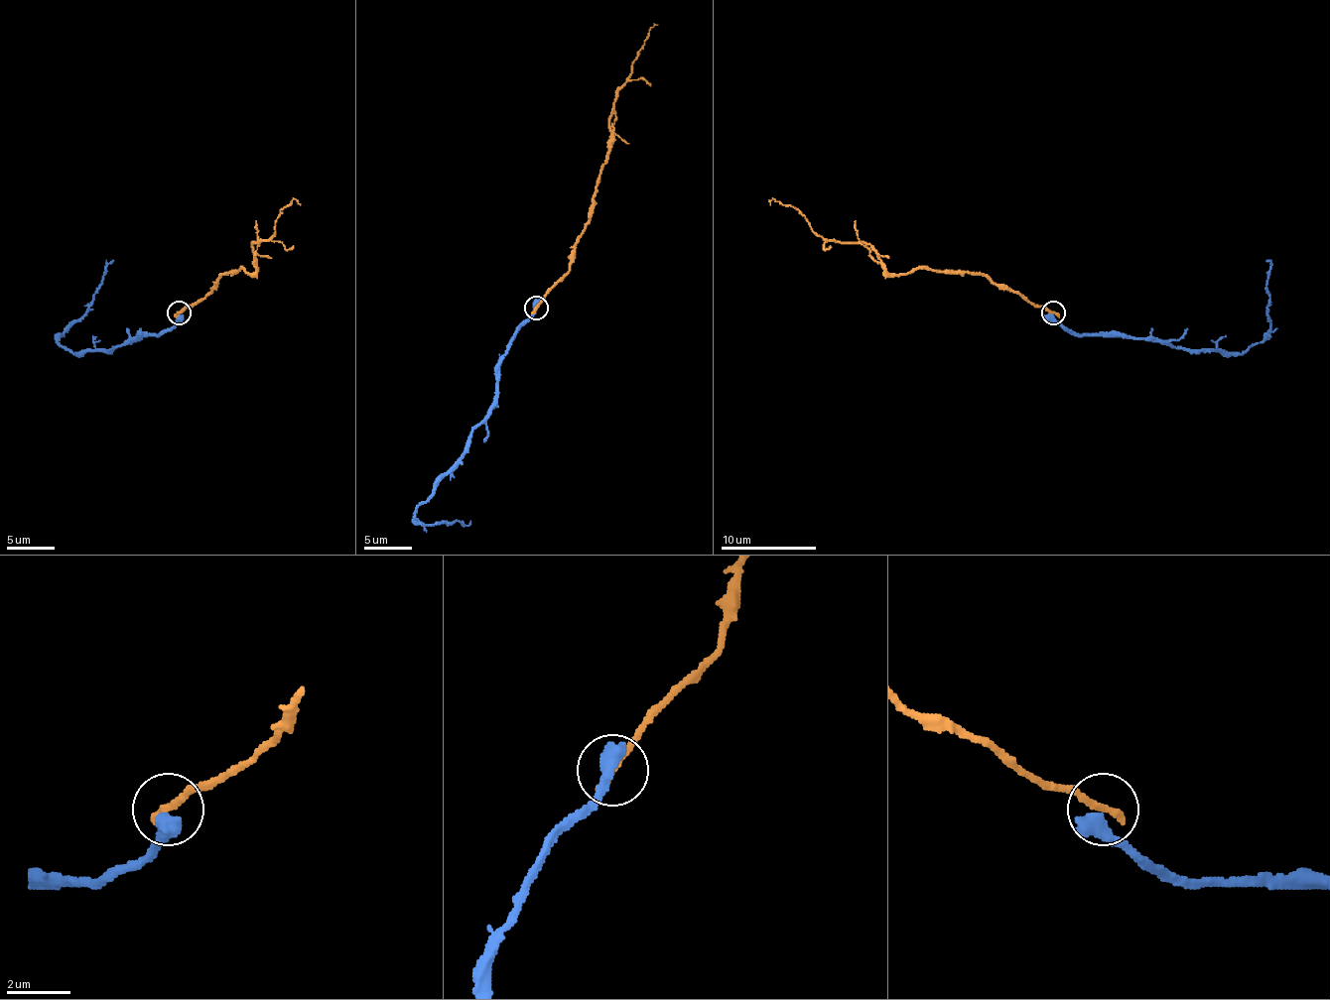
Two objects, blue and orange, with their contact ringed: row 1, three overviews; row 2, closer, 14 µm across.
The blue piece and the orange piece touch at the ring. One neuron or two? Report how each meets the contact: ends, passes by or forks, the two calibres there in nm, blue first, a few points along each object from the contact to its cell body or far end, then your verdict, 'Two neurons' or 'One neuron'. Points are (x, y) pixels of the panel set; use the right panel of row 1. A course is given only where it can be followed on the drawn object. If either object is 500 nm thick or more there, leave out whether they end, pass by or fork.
Thickness 550 nm (blue) against 300 nm. Course of blue: (1053, 313), (1077, 334), (1149, 337), (1180, 349), (1246, 351), (1269, 330), (1266, 275), (1271, 263), (1266, 261). Course of orange: (1053, 313), (975, 273), (912, 268), (890, 275), (862, 244), (828, 241), (780, 200), (773, 198), (770, 205). Two neurons

